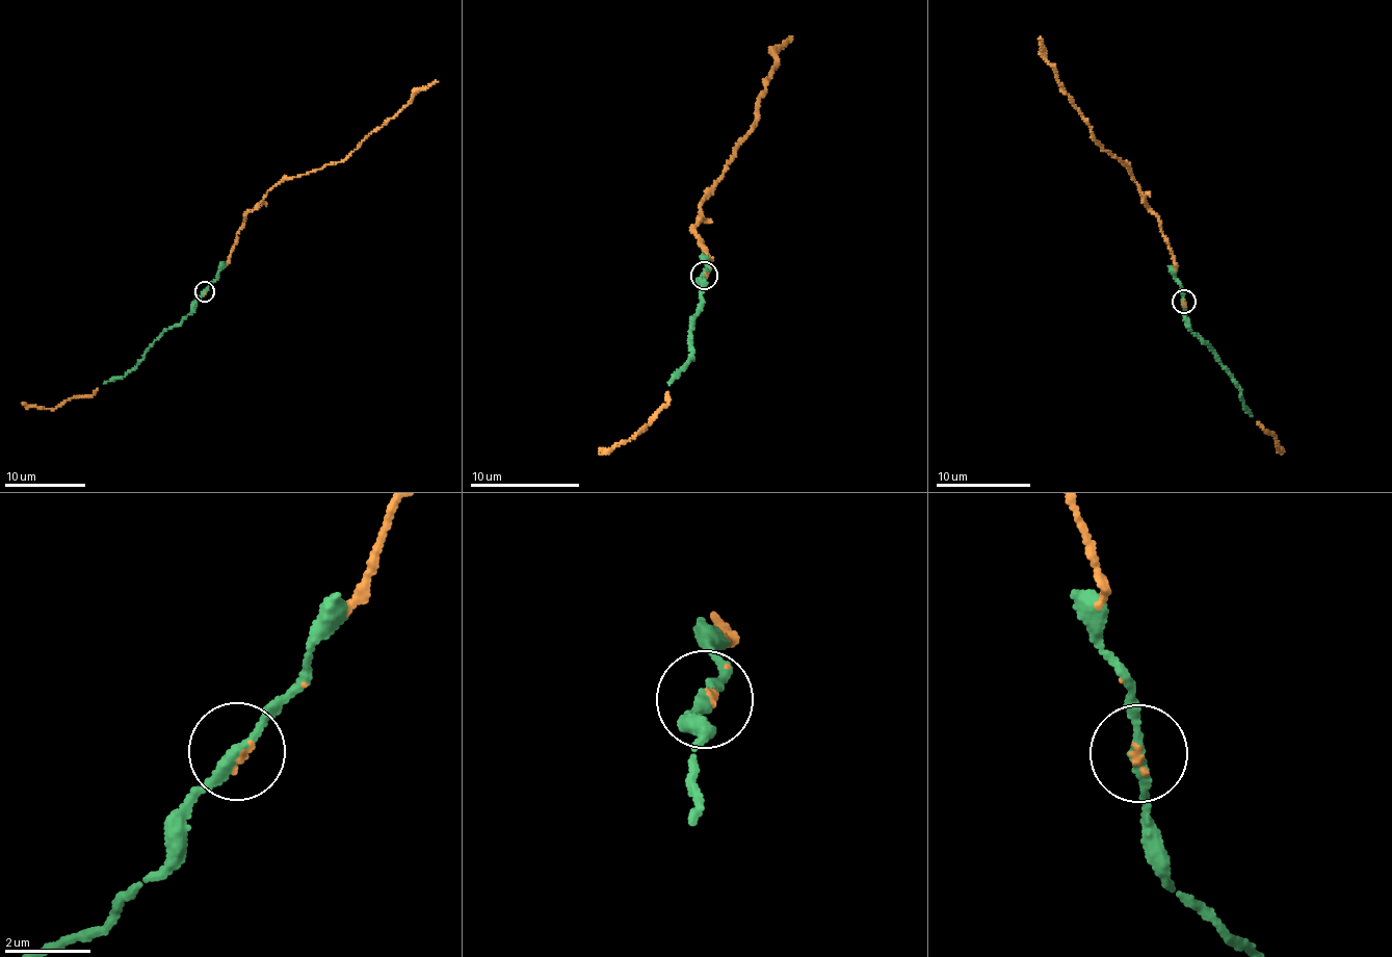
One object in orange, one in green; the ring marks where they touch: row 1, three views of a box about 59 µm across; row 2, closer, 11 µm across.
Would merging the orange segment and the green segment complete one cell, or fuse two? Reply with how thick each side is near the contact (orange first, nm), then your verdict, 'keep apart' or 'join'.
calibres 90 and 240 nm; join

